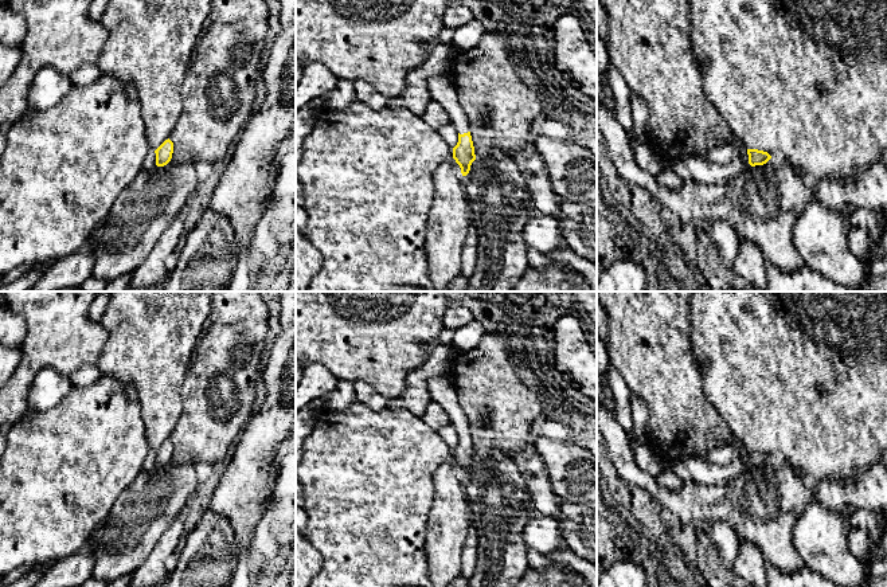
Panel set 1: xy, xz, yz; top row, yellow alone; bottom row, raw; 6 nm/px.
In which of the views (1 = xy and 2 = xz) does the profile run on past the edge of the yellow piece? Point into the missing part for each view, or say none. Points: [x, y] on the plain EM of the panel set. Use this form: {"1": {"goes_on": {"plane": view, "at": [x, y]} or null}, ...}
{"1": {"goes_on": null}, "2": {"goes_on": {"plane": "xz", "at": [440, 387]}}}

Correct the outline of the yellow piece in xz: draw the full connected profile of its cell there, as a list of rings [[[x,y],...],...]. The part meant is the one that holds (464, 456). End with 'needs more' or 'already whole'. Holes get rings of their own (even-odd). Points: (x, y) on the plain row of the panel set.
[[[445,375],[430,377],[427,390],[431,399],[449,415],[450,423],[458,433],[458,443],[453,449],[453,459],[460,466],[462,477],[466,477],[472,463],[476,461],[476,455],[469,433],[469,420],[460,406],[458,392]]]; needs more

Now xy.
[[[168,439],[165,441],[156,451],[156,466],[157,467],[164,467],[167,466],[173,454],[173,443]]]; already whole

